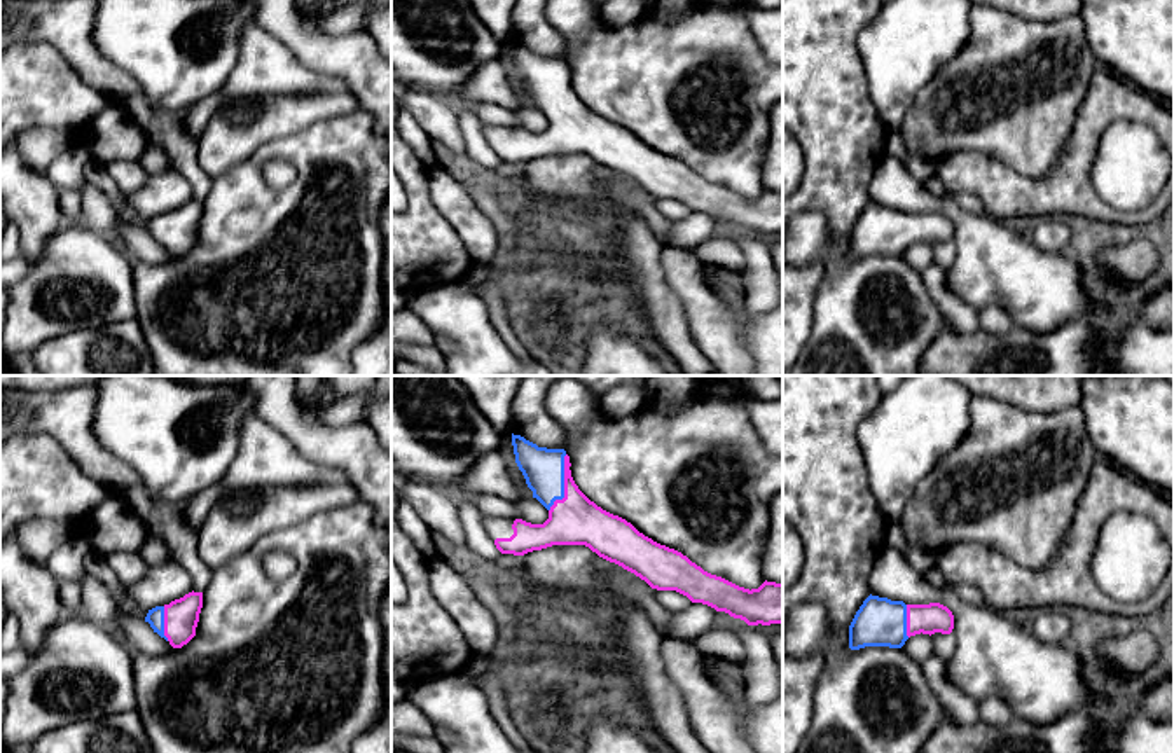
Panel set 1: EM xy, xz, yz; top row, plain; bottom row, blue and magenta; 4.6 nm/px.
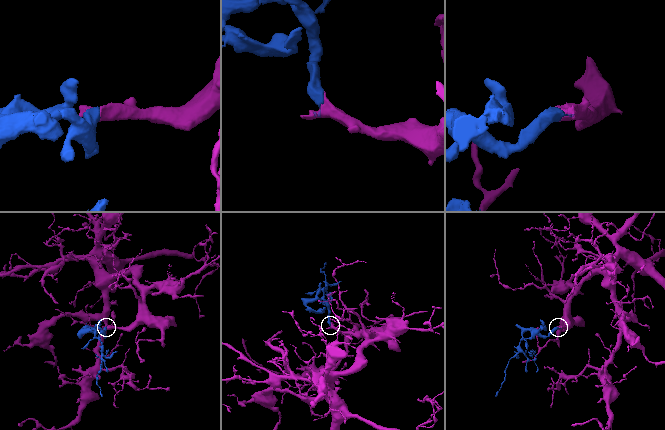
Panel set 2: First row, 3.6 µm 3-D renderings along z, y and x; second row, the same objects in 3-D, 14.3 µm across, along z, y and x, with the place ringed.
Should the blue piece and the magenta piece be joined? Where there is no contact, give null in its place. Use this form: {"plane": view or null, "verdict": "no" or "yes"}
{"plane": "xz", "verdict": "yes"}

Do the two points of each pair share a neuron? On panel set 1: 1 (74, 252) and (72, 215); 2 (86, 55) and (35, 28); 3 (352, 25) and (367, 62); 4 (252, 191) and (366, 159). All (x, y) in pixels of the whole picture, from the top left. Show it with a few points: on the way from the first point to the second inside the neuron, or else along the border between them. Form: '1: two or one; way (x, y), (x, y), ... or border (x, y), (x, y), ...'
1: two; border (65, 221), (79, 224)
2: one; way (74, 42), (60, 28), (48, 28)
3: two; border (317, 30), (327, 35), (364, 34)
4: one; way (282, 196), (308, 175), (313, 161), (336, 159)

